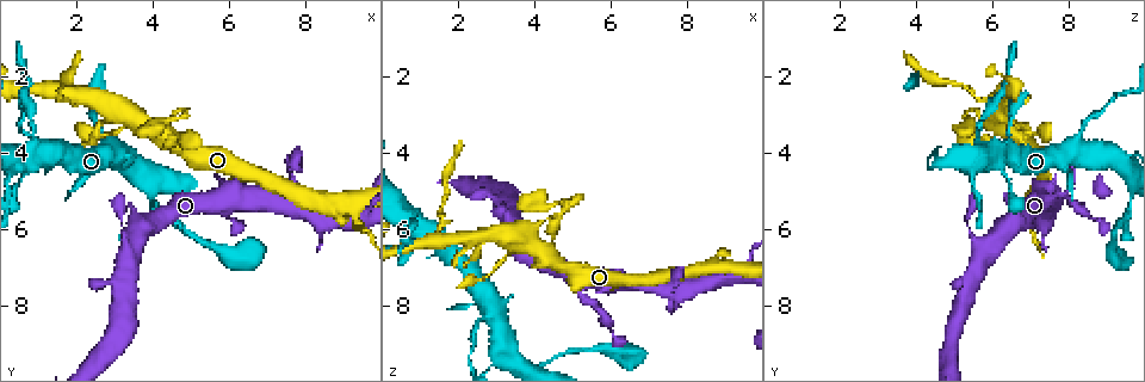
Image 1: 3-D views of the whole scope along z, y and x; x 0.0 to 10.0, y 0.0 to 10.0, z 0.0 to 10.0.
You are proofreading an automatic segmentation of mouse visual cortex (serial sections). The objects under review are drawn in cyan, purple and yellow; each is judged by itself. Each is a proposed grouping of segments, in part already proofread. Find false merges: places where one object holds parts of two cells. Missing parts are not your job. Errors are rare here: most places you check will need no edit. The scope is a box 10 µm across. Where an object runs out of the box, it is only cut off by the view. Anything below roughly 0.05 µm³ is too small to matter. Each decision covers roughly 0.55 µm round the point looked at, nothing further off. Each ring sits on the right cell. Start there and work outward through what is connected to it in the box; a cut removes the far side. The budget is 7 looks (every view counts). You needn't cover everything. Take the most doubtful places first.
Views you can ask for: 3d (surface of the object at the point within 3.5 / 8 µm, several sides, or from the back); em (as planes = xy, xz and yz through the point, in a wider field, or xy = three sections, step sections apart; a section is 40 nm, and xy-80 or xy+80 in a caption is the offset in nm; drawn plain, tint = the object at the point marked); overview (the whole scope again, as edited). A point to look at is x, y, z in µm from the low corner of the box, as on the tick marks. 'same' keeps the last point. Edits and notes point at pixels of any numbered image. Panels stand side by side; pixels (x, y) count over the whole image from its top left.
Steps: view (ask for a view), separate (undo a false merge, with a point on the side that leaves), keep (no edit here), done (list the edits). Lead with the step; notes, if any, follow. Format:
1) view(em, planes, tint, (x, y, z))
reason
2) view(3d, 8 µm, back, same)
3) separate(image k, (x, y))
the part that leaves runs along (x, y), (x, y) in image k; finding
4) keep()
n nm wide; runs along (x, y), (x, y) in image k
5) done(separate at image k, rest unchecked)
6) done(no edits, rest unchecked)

view(3d, 8 µm, (4.00, 3.30, 6.05))
branch point

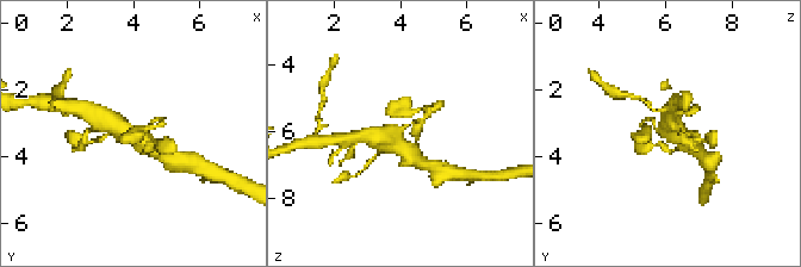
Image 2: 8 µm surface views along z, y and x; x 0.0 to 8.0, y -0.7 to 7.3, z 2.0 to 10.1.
view(em, xy, step 1, tint, same)

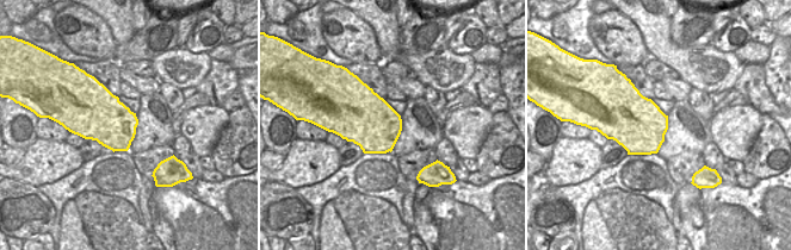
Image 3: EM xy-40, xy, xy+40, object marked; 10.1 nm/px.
keep()
arms of 100, 150, 450, 500 nm; runs along (149, 147), (110, 119), (93, 115) in image 2; continuous, no second cell

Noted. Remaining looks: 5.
view(3d, 3.5 µm, (0.95, 3.90, 5.85))
looks like a crossing

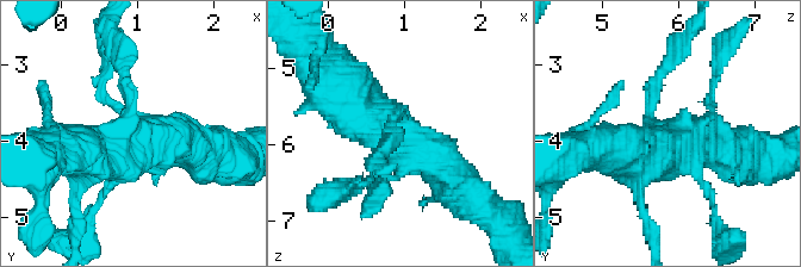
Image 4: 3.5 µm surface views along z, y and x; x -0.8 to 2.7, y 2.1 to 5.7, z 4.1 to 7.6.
view(em, xy, step 2, tint, (0.90, 3.85, 5.80))

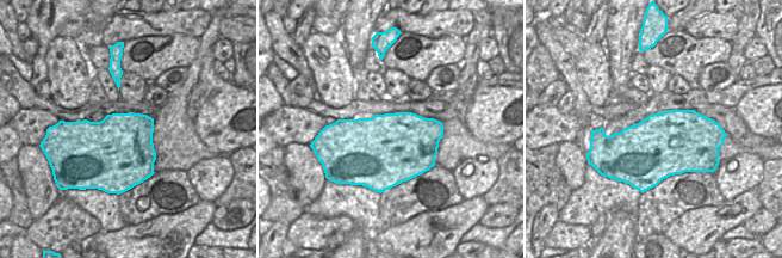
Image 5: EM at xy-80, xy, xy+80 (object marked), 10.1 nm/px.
keep()
runs along (469, 194), (348, 94) in image 4; one cell here

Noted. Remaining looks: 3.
view(3d, 8 µm, (2.95, 3.70, 8.20))
a fork

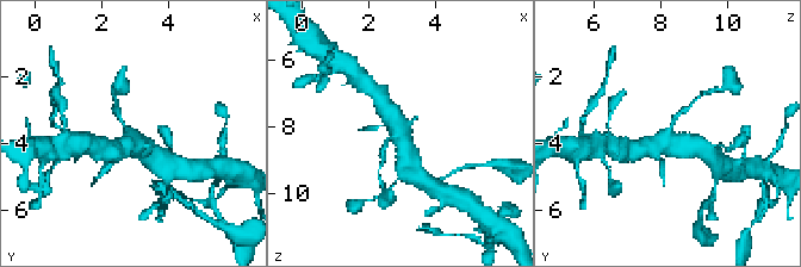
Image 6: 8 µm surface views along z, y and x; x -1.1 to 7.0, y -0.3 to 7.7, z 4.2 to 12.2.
view(3d, 3.5 µm, same)
zoom in

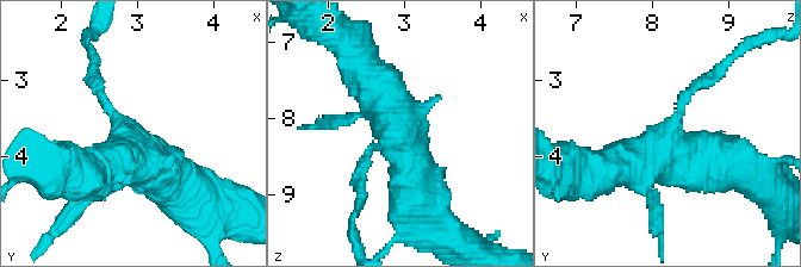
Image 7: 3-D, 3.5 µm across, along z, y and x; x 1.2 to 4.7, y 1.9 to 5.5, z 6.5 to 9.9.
view(em, xy, step 1, tint, (2.90, 3.70, 8.15))

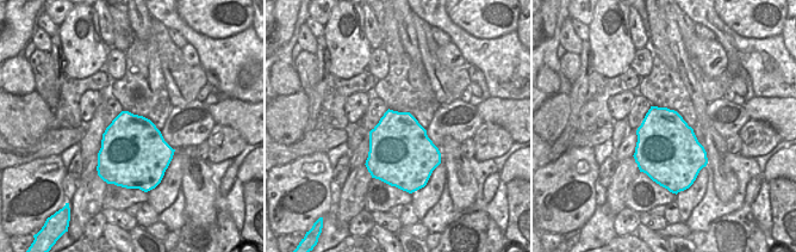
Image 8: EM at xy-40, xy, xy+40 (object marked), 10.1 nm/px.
keep()
runs along (364, 70), (404, 129), (418, 205) in image 7; one cell here

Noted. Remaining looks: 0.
done(no edits, rest unchecked)

